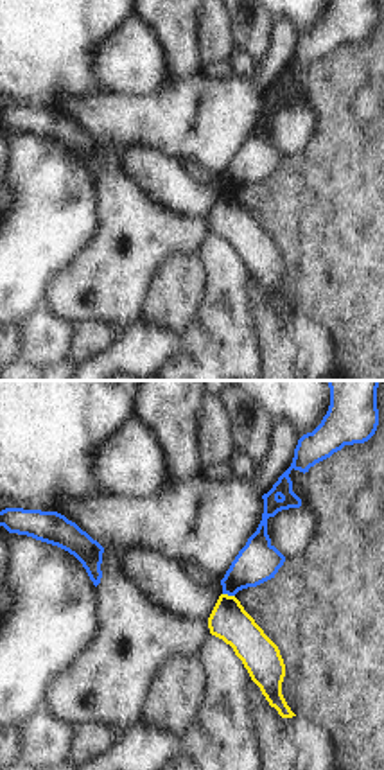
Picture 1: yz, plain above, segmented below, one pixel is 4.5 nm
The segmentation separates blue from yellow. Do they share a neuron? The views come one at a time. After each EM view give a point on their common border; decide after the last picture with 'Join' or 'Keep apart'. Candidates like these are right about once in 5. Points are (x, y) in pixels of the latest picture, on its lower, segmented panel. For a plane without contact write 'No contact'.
Touches blue at (228, 594)

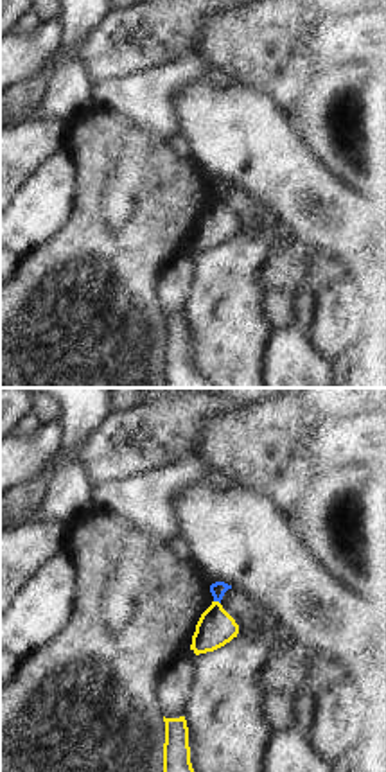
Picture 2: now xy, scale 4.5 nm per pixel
Touches blue at (218, 600)

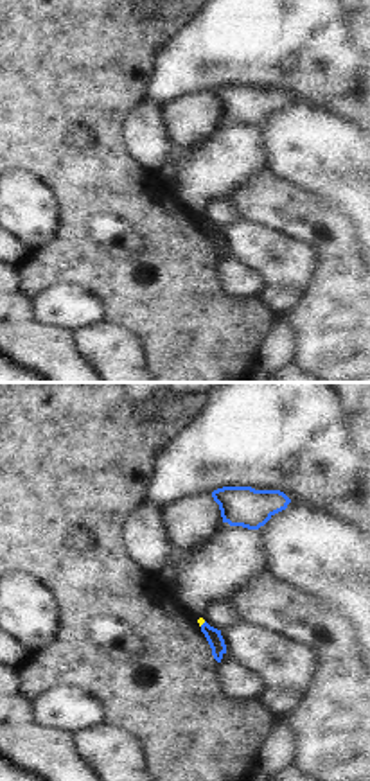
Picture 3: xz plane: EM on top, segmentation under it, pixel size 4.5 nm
Touches blue at (203, 623)

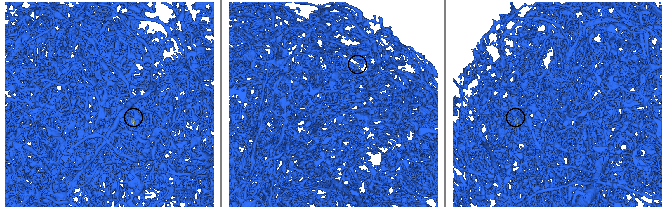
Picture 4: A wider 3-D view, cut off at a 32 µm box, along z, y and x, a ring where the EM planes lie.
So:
Keep apart

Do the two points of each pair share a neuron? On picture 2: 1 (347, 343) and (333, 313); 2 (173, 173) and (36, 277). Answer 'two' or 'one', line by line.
1: one
2: one

